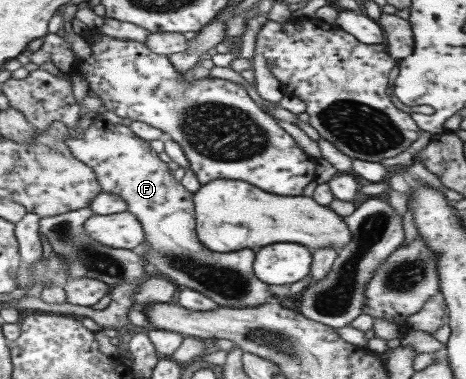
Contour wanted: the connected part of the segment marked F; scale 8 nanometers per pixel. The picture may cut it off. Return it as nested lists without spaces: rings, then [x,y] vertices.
[[[101,116],[93,119],[93,123],[83,132],[83,137],[67,136],[65,143],[69,151],[79,161],[93,168],[101,191],[121,196],[127,202],[127,210],[131,212],[143,226],[145,232],[144,258],[155,266],[161,277],[169,279],[178,285],[185,285],[209,297],[218,306],[250,308],[265,304],[273,293],[267,291],[267,285],[261,283],[253,273],[253,259],[256,257],[255,249],[245,248],[230,253],[216,253],[208,251],[196,239],[195,211],[193,193],[189,192],[173,172],[169,170],[157,152],[151,149],[149,142],[135,135],[132,129],[121,124],[105,121]]]

